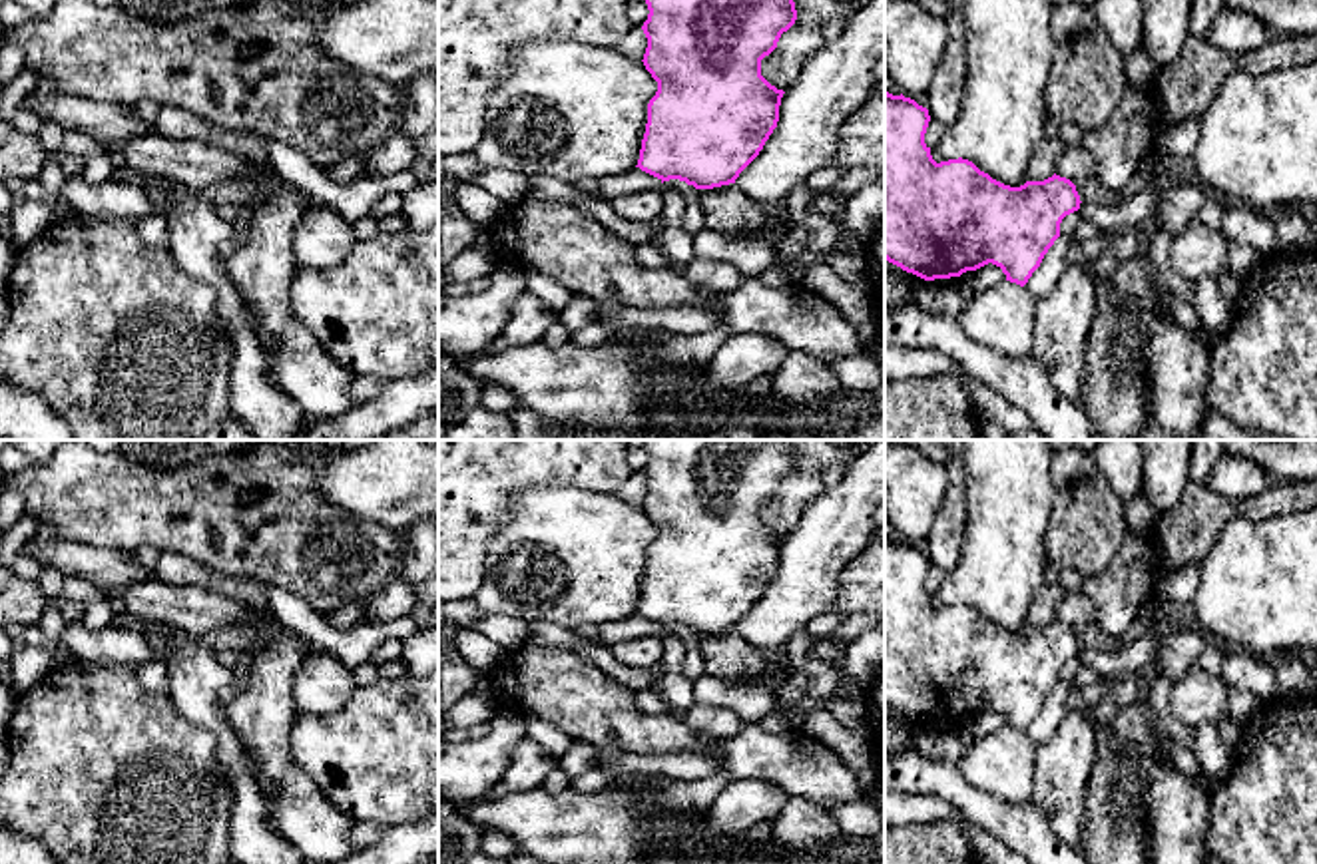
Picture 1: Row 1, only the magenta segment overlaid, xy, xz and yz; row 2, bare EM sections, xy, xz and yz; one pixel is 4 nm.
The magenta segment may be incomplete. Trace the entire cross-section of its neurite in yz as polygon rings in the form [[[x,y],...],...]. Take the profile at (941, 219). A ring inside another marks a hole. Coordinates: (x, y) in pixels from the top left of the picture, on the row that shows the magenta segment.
[[[885,88],[885,259],[924,281],[960,277],[988,263],[1024,287],[1060,237],[1060,223],[1080,209],[1076,185],[1060,175],[1004,185],[968,159],[936,163],[924,143],[928,109]]]

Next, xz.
[[[646,0],[648,20],[642,30],[648,38],[644,66],[658,82],[648,104],[648,123],[638,165],[658,177],[685,181],[695,189],[713,189],[735,183],[739,173],[759,155],[779,121],[783,90],[761,76],[761,60],[769,56],[795,20],[793,0]]]

